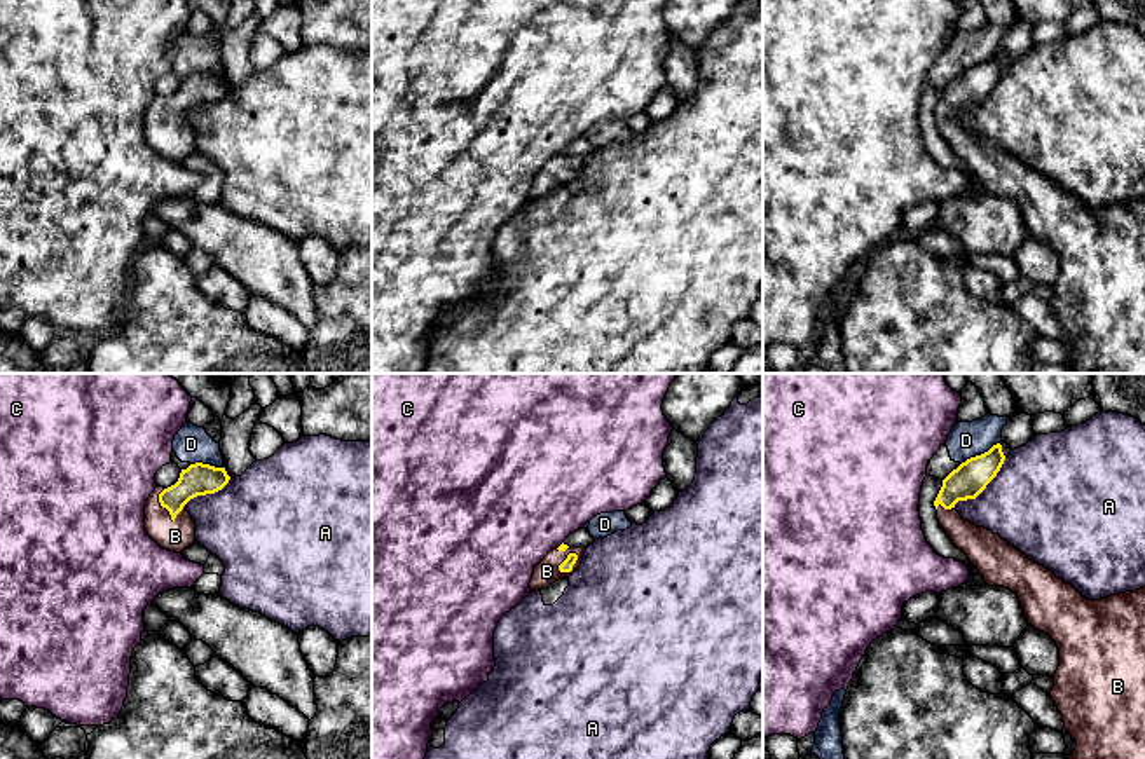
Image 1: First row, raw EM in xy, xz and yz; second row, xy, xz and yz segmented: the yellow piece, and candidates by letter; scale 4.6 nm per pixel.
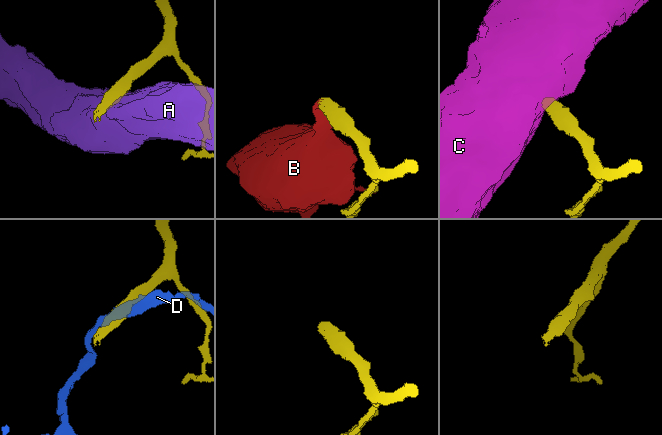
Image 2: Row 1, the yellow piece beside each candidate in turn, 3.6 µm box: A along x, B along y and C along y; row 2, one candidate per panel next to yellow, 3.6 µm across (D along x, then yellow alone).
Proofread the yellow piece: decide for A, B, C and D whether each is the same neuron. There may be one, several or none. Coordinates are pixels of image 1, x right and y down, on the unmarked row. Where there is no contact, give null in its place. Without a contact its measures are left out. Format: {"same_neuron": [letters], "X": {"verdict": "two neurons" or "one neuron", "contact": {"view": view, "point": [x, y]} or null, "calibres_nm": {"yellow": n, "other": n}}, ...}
{"same_neuron": ["B"], "A": {"verdict": "two neurons", "contact": {"view": "yz", "point": [983, 98]}, "calibres_nm": {"yellow": 160, "other": 440}}, "B": {"verdict": "one neuron", "contact": {"view": "xy", "point": [163, 116]}, "calibres_nm": {"yellow": 150, "other": 140}}, "C": {"verdict": "two neurons", "contact": {"view": "xz", "point": [561, 154]}, "calibres_nm": {"yellow": 40, "other": 480}}, "D": {"verdict": "two neurons", "contact": {"view": "yz", "point": [981, 63]}, "calibres_nm": {"yellow": 160, "other": 160}}}

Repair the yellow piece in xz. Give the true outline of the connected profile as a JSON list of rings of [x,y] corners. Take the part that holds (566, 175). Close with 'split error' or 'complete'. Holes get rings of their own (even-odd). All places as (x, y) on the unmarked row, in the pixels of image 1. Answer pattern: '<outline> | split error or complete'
[[[560,154],[552,159],[534,178],[532,188],[529,192],[531,201],[538,201],[548,197],[555,190],[562,187],[569,187],[585,166],[586,157],[569,157],[567,154]]] | split error

